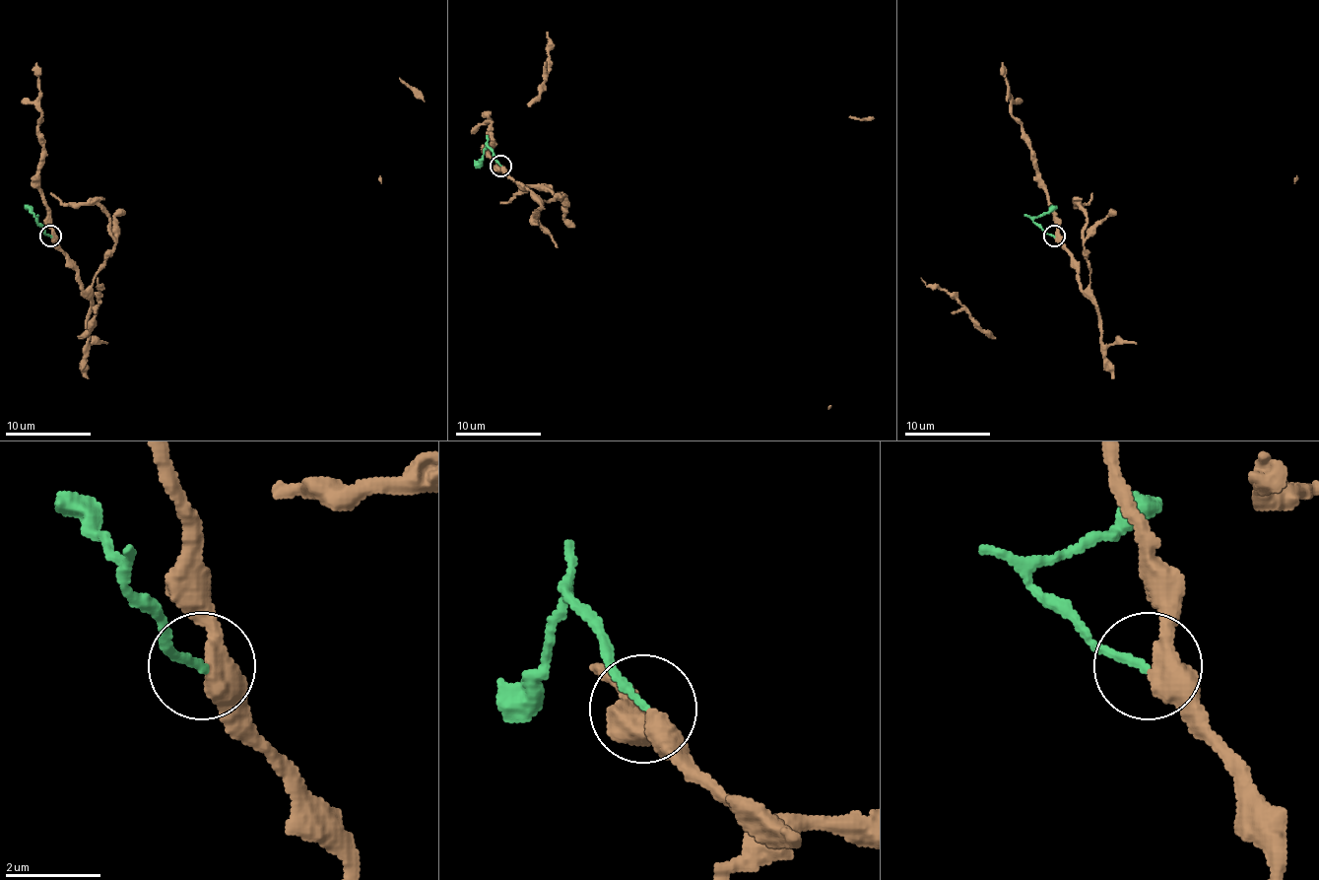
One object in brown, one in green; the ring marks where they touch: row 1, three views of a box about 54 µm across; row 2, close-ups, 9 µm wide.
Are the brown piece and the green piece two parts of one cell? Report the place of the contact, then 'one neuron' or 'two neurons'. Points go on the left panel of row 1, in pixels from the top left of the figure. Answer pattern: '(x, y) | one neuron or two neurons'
(50, 236) | two neurons

